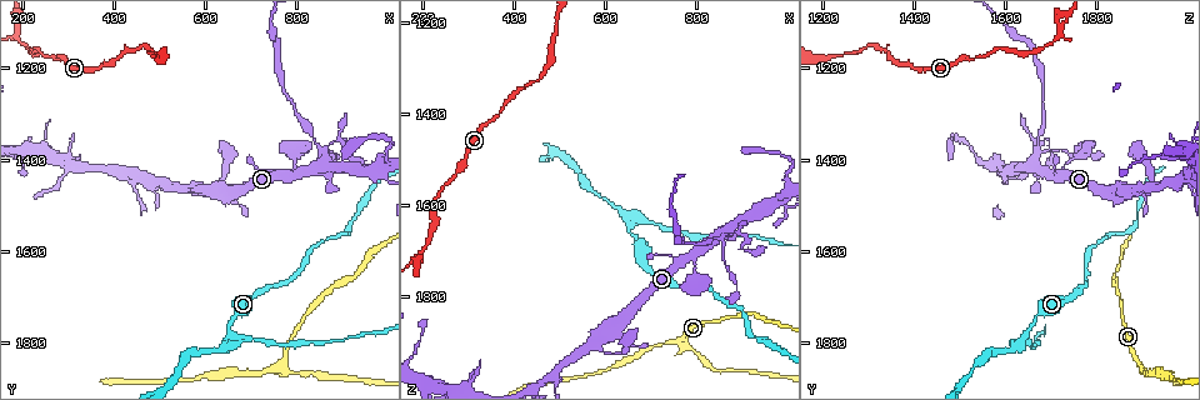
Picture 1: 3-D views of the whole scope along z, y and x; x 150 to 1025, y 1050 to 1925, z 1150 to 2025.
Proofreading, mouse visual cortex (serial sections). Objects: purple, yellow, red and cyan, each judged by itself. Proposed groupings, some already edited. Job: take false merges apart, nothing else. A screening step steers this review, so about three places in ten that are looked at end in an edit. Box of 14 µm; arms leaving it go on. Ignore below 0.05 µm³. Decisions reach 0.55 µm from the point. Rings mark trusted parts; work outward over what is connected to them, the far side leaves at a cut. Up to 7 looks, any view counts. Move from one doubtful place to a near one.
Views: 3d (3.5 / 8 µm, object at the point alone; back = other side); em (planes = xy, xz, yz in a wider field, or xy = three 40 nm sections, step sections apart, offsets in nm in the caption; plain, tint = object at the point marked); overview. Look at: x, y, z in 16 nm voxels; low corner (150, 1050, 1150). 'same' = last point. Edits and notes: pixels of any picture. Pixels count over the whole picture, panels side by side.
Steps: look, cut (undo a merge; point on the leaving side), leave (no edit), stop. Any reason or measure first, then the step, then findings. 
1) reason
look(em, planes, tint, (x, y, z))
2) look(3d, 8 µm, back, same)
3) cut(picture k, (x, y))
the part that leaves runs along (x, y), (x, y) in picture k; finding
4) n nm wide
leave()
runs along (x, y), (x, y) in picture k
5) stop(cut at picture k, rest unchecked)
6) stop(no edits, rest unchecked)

look(3d, 3.5 µm, (670, 1790, 1635))

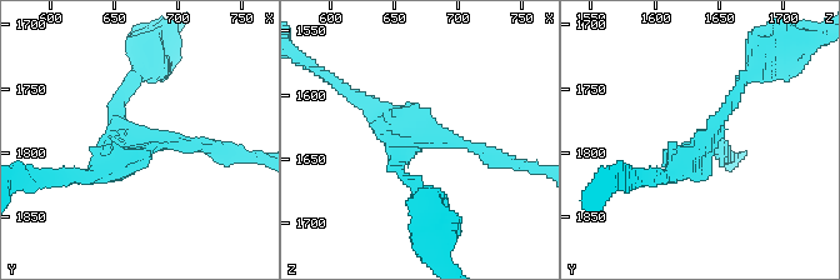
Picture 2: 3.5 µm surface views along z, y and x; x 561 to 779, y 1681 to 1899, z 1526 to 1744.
3 arms; arms of 150, 150, 250 nm
look(em, xy, step 1, tint, (668, 1792, 1640))

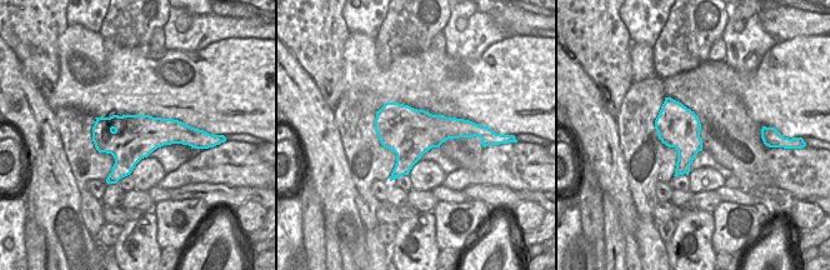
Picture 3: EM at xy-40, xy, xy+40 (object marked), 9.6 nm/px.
leave()
runs along (746, 78), (695, 158), (660, 178) in picture 2; one cell here

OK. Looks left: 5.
narrows sharply
look(3d, 3.5 µm, (790, 1870, 1915))

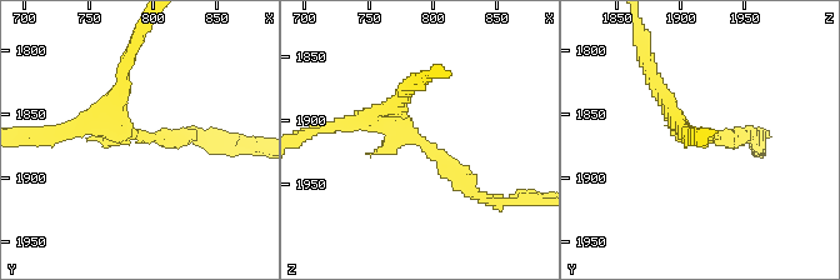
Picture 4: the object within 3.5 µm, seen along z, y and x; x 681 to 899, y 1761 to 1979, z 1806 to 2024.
look(em, xy, step 5, tint, (792, 1870, 1918))

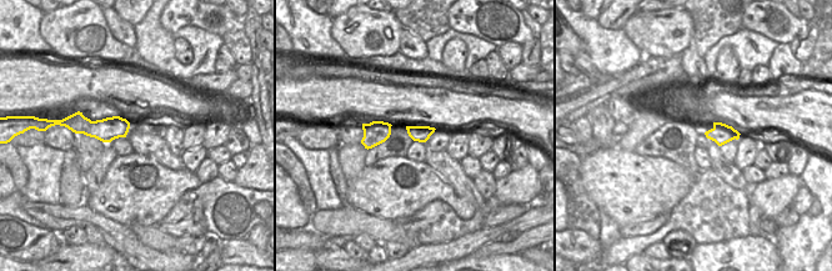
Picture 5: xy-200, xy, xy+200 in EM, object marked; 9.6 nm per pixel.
leave()
runs along (401, 96), (401, 129), (478, 195) in picture 4; one cell here

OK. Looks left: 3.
a narrow waist
look(3d, 3.5 µm, (860, 1385, 1665))

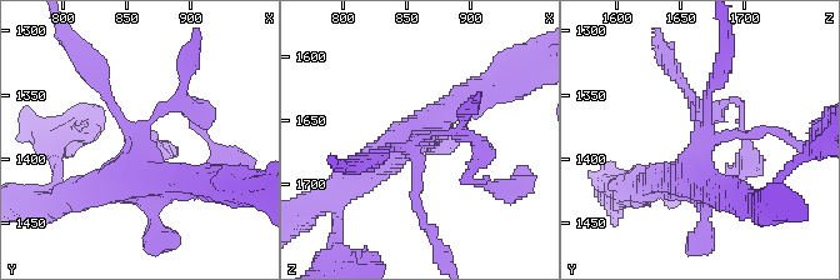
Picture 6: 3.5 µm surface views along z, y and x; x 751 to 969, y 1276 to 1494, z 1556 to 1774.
need the tissue
look(em, xy, step 2, tint, (856, 1390, 1668))

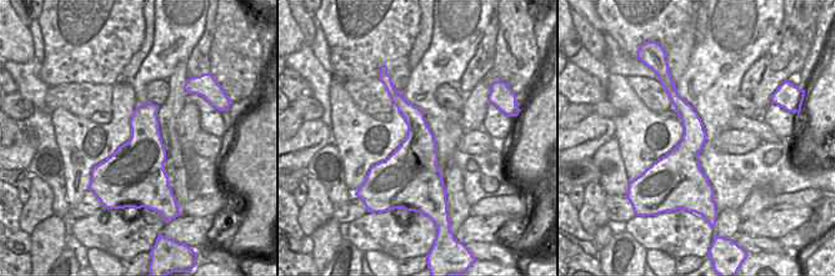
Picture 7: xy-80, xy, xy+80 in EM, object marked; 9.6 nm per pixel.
another direction
look(em, xy, step 3, tint, same)

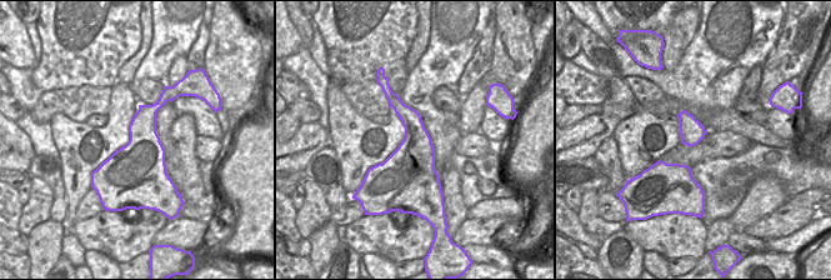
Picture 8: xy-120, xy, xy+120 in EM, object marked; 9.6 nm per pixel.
leave()
runs along (85, 193), (135, 158), (96, 78) in picture 6; continuous, no second cell

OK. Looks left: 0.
stop(no edits, rest unchecked)

